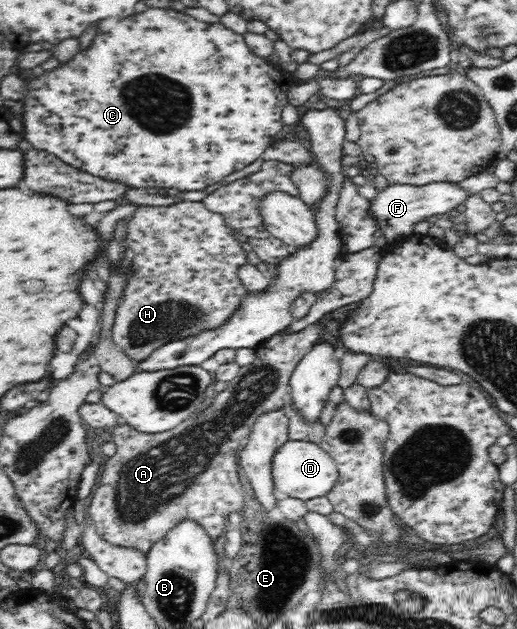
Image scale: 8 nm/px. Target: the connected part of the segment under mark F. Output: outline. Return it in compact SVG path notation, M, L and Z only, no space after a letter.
M432 183L429 185L389 185L370 201L368 216L376 222L377 229L384 234L382 241L386 245L396 245L412 236L414 227L429 217L460 211L468 194L456 186L456 184Z

